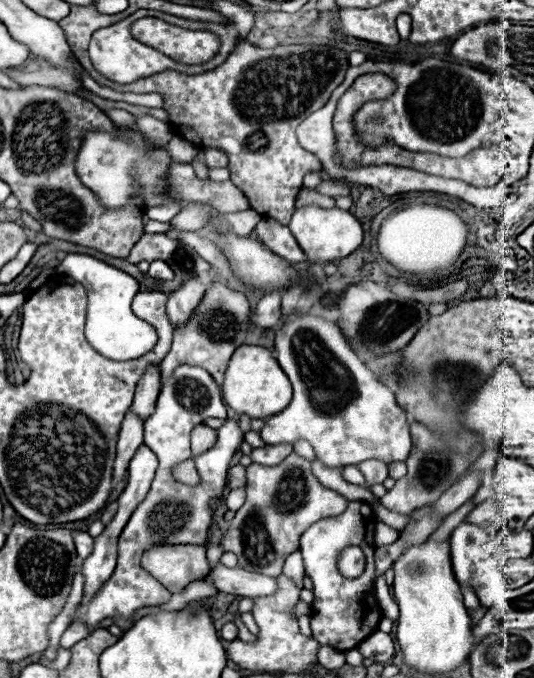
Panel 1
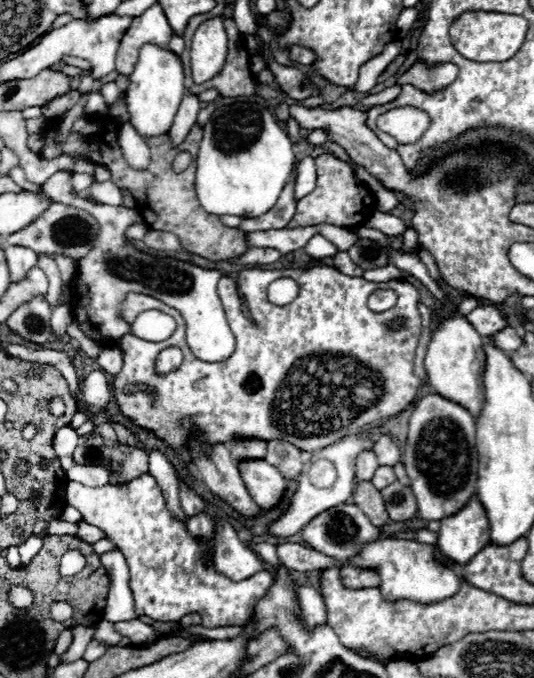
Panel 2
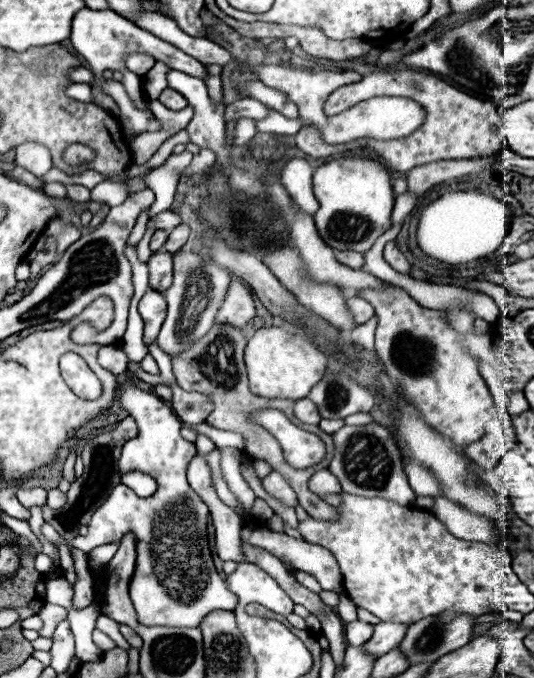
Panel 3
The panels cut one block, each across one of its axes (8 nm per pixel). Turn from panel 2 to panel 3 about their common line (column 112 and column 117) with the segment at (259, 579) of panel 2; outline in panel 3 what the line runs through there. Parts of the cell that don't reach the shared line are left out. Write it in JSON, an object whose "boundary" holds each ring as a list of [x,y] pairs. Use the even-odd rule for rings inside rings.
{"boundary":[[[130,382],[124,388],[120,386],[118,400],[126,412],[136,418],[140,432],[122,448],[118,461],[120,474],[142,470],[158,482],[158,490],[148,498],[140,498],[126,485],[118,484],[104,506],[92,514],[88,534],[76,536],[72,544],[88,552],[100,544],[120,542],[132,532],[136,536],[136,568],[130,580],[130,598],[138,620],[146,626],[198,628],[204,616],[212,610],[232,610],[238,598],[228,590],[214,568],[206,538],[208,508],[186,480],[186,468],[196,454],[196,446],[180,436],[182,422],[162,398],[148,394]]]}

